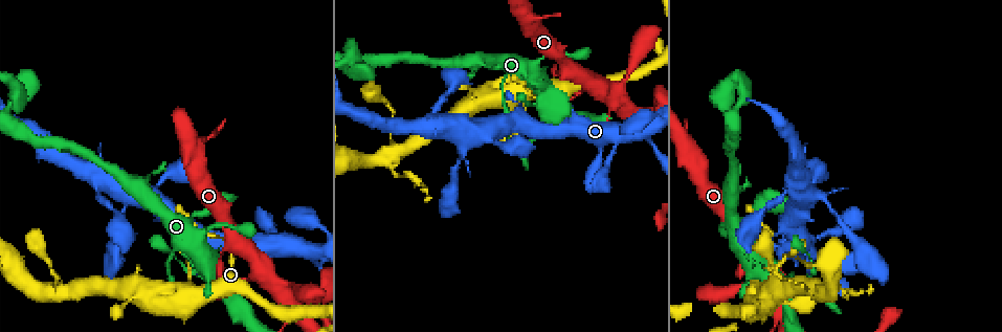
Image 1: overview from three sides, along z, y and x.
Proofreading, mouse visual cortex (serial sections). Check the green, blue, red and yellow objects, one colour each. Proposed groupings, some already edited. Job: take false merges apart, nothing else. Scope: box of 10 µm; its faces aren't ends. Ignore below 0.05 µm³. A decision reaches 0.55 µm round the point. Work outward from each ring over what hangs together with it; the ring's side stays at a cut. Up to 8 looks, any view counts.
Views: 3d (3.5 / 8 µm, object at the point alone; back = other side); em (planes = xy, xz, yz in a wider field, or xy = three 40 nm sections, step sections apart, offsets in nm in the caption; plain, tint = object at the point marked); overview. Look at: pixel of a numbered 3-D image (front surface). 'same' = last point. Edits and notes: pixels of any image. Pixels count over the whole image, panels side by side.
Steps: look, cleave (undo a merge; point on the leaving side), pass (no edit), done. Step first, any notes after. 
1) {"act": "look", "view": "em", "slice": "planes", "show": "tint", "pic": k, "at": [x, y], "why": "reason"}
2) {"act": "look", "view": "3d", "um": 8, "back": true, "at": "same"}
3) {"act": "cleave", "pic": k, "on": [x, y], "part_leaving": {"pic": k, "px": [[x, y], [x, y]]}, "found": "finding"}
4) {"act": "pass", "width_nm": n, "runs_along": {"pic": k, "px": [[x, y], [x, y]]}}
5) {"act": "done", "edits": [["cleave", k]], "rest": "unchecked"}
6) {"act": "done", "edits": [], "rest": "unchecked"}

{"act": "look", "view": "3d", "um": 3.5, "pic": 1, "at": [607, 91], "why": "looks like a crossing"}

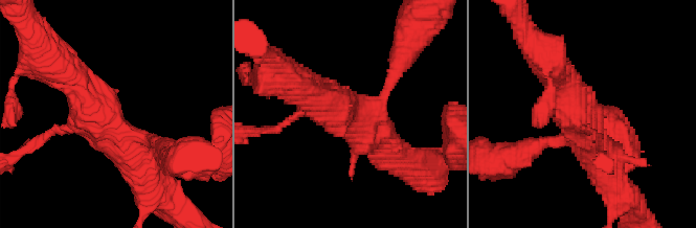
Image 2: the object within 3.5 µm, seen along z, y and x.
{"act": "look", "view": "em", "slice": "xy", "step": 2, "show": "tint", "pic": 2, "at": [117, 132]}

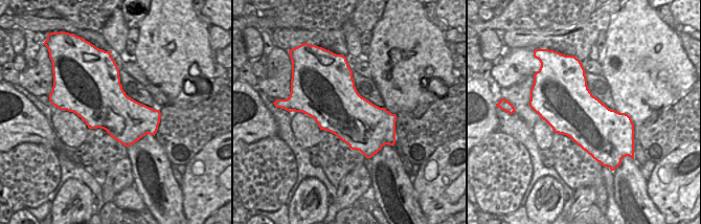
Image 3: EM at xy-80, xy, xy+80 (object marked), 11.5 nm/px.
{"act": "pass", "runs_along": {"pic": 2, "px": [[74, 83], [116, 134], [149, 185]]}, "found": "continuous, no second cell"}

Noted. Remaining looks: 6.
{"act": "look", "view": "3d", "um": 3.5, "back": true, "pic": 1, "at": [647, 134], "why": "arms part here"}

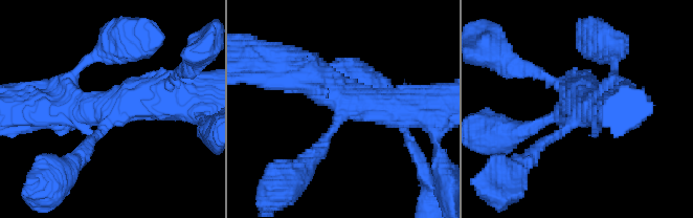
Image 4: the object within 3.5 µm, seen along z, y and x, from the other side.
{"act": "look", "view": "em", "slice": "xy", "step": 1, "show": "plain", "pic": 4, "at": [114, 115], "why": "shape alone is not enough"}

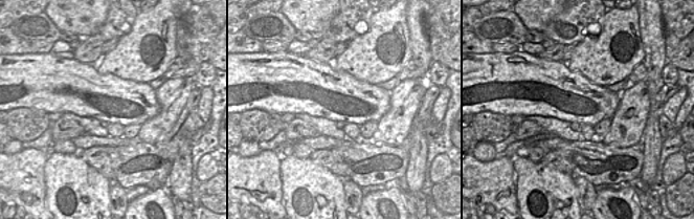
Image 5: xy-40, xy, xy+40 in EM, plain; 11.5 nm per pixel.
{"act": "look", "view": "em", "slice": "xy", "step": 1, "show": "tint", "at": "same"}

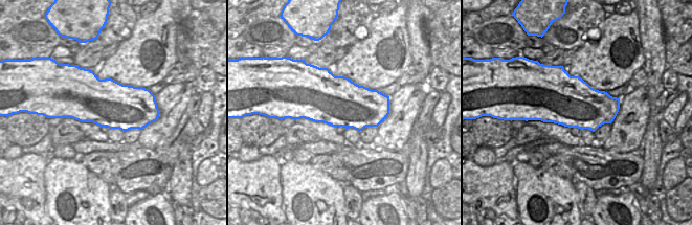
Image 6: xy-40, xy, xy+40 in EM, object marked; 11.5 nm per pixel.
{"act": "pass", "runs_along": {"pic": 4, "px": [[425, 105], [360, 105], [303, 72]]}, "found": "all the same cell"}

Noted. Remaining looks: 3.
{"act": "look", "view": "3d", "um": 3.5, "pic": 1, "at": [815, 197], "why": "calibre changes"}

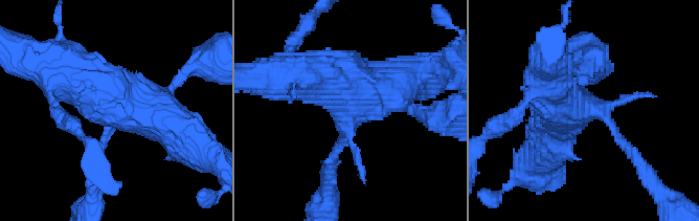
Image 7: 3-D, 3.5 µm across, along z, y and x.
{"act": "look", "view": "em", "slice": "xy", "step": 5, "show": "tint", "pic": 7, "at": [585, 109], "why": "now the EM"}

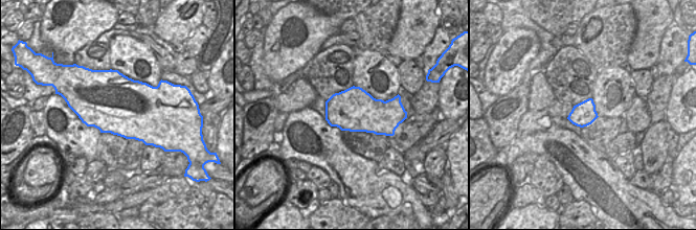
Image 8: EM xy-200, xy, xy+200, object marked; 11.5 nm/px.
{"act": "pass", "runs_along": {"pic": 7, "px": [[178, 129], [55, 71]]}, "found": "all the same cell"}

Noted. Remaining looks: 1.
{"act": "done", "edits": [], "rest": "unchecked"}

